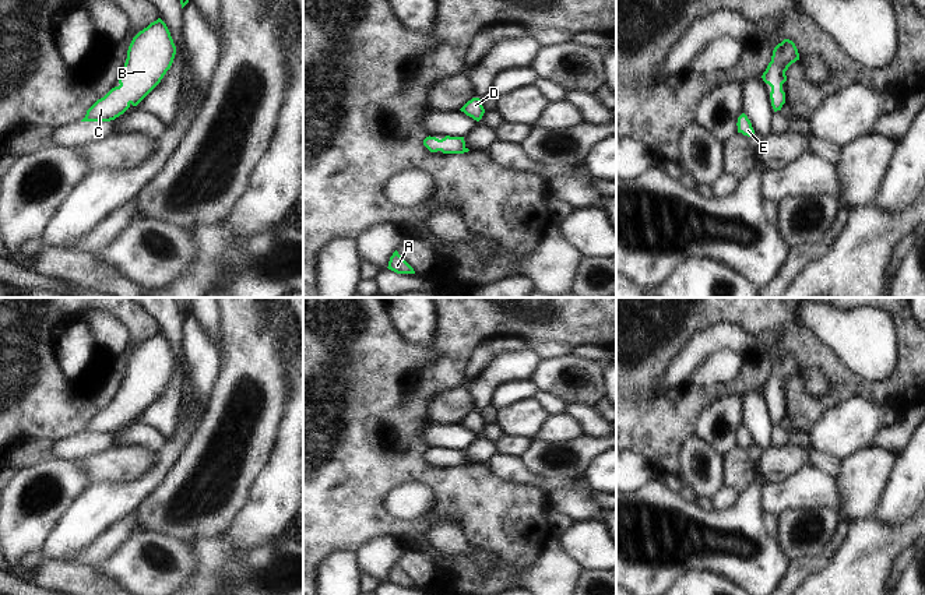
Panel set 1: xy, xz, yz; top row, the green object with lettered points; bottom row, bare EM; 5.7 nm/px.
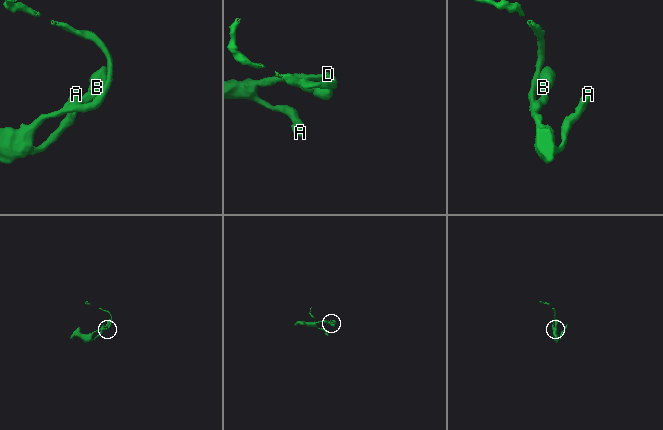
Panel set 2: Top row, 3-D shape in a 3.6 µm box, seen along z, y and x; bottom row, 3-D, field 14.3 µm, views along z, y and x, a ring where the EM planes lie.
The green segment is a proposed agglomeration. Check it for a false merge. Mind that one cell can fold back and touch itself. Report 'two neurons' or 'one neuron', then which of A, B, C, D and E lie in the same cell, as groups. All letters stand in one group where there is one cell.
one neuron; A B C D E

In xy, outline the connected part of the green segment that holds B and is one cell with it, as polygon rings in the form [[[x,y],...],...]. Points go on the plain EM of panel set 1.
[[[158,331],[133,351],[124,380],[119,388],[120,398],[98,412],[81,434],[110,434],[123,427],[131,418],[137,419],[161,395],[170,381],[175,367],[176,359],[170,345],[166,337]]]

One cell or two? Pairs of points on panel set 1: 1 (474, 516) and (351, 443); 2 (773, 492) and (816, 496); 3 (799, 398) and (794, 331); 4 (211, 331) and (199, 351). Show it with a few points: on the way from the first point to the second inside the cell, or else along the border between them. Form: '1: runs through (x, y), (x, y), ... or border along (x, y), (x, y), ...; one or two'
1: runs through (443, 485), (436, 478), (397, 457), (382, 454); one
2: runs through (784, 493), (805, 493); one
3: runs through (799, 382), (802, 348); one
4: border along (189, 314), (196, 320), (221, 358); two

